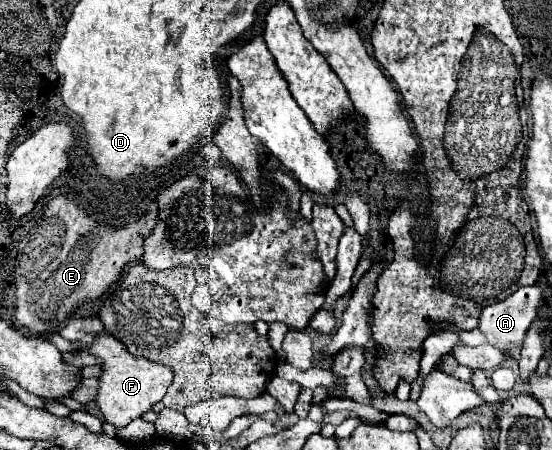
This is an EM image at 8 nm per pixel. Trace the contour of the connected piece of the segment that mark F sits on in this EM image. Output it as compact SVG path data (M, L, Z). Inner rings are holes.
M96 333L92 345L82 345L78 341L72 341L72 347L74 351L90 353L102 361L100 363L102 375L98 377L98 393L94 397L94 403L104 415L104 419L114 427L124 427L132 419L150 411L150 407L166 395L166 389L174 377L170 367L130 355L126 347L120 341L116 341L110 333Z

